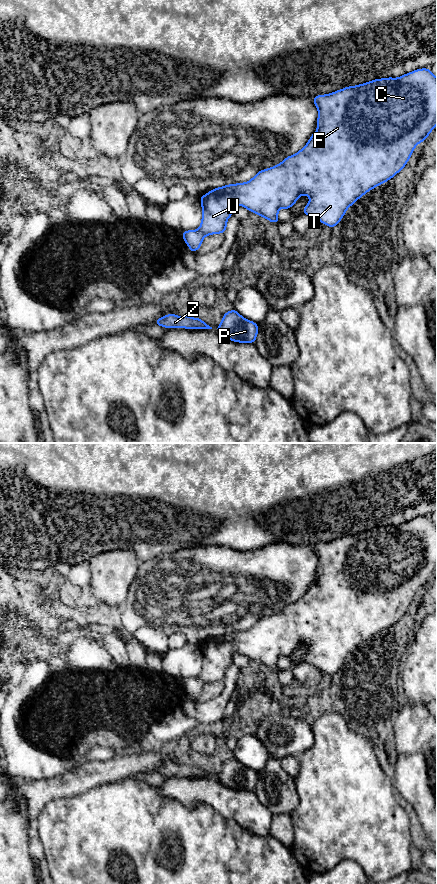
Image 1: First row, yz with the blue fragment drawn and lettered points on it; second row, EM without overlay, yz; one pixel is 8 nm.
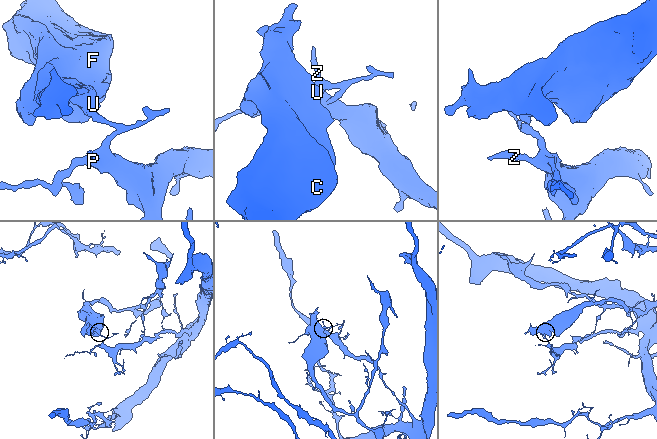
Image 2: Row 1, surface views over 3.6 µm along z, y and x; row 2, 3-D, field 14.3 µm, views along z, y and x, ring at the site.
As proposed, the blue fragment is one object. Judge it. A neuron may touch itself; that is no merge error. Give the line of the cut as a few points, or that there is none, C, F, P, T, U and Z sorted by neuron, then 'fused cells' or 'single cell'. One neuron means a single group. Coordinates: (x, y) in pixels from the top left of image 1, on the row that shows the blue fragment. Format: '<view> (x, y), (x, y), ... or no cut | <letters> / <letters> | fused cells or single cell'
yz (198, 229), (204, 236) | C F T U / P Z | fused cells

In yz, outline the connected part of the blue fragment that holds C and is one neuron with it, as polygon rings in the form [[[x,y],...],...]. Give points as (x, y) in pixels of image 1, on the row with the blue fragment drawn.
[[[427,68],[414,70],[399,78],[375,79],[326,95],[317,95],[313,101],[318,109],[317,130],[299,152],[286,157],[276,166],[260,170],[248,182],[218,187],[200,197],[202,220],[198,230],[204,237],[226,232],[227,220],[233,216],[234,205],[243,206],[272,223],[279,223],[279,209],[290,209],[303,194],[310,197],[303,214],[334,228],[356,200],[400,172],[416,145],[424,142],[437,125],[437,77]]]

